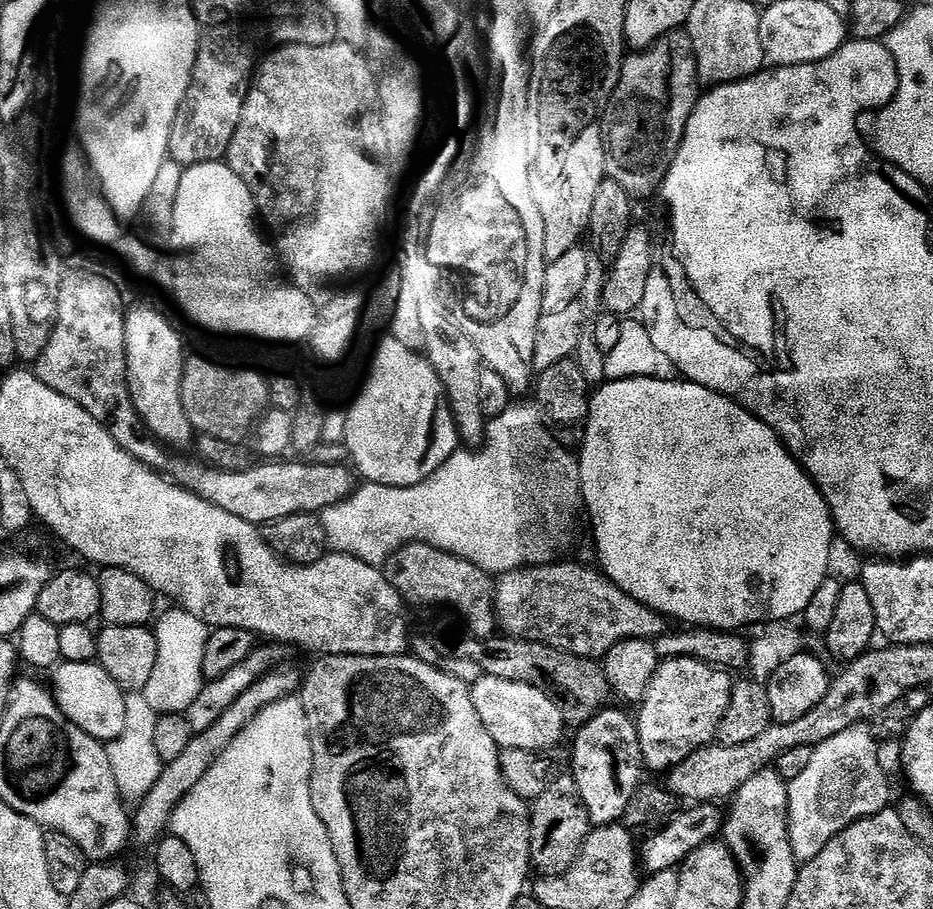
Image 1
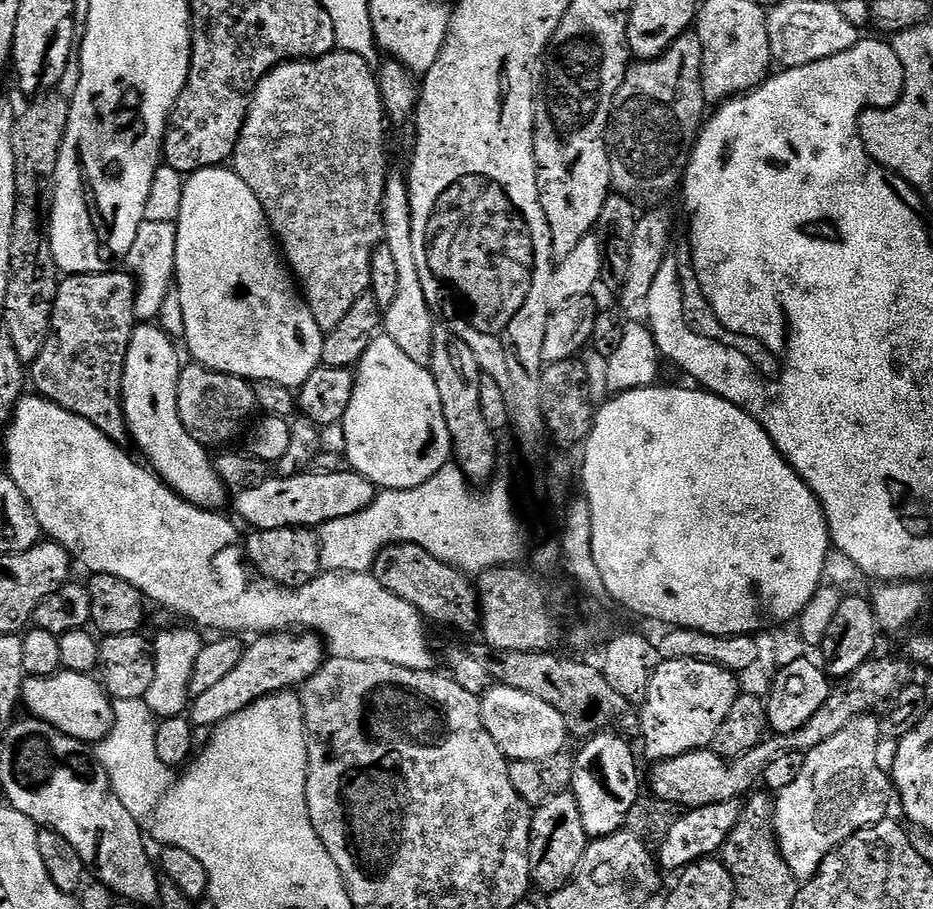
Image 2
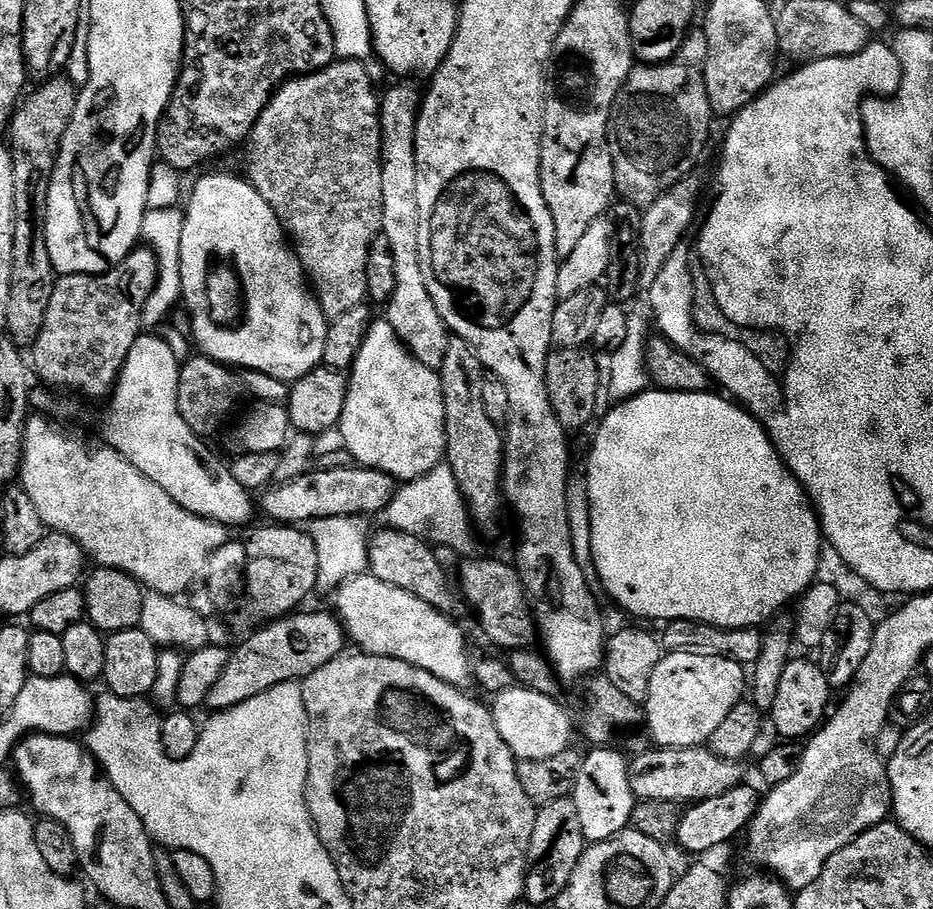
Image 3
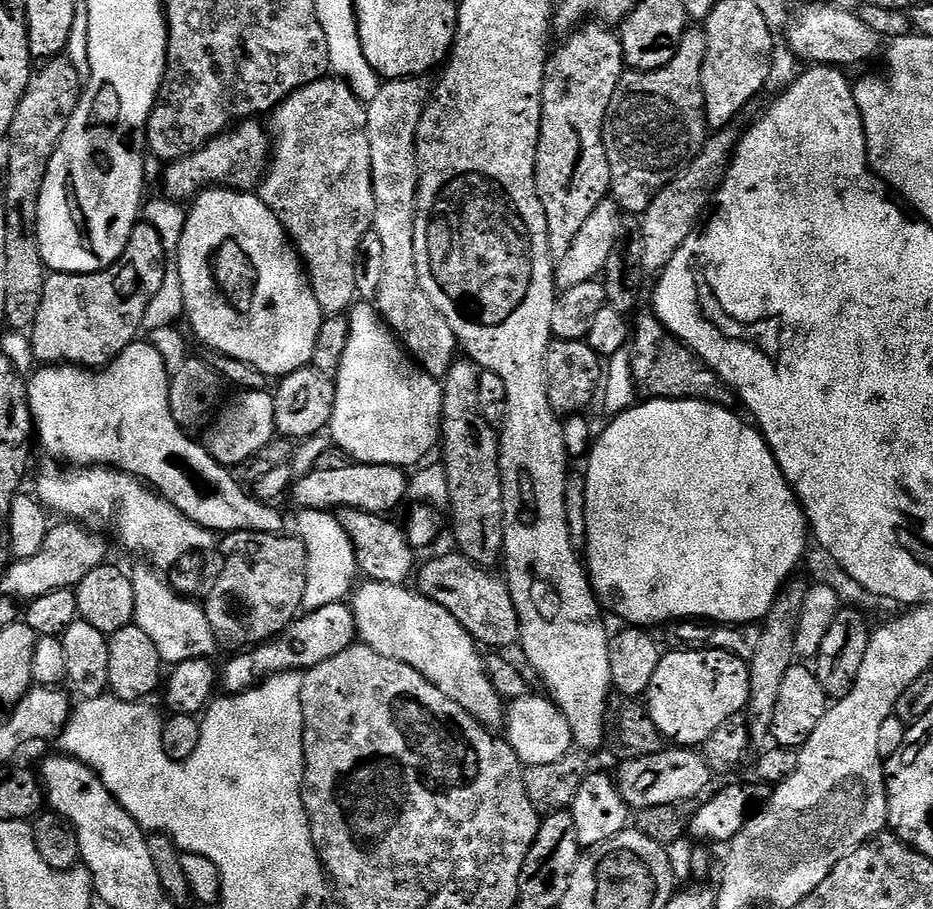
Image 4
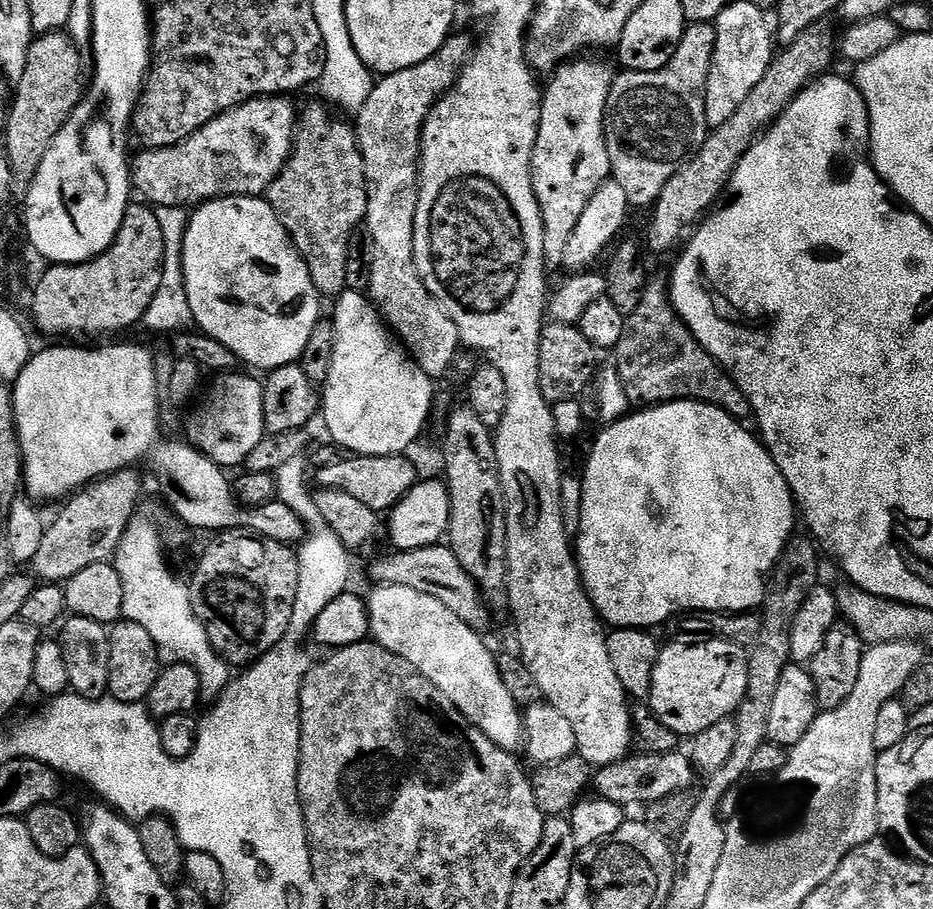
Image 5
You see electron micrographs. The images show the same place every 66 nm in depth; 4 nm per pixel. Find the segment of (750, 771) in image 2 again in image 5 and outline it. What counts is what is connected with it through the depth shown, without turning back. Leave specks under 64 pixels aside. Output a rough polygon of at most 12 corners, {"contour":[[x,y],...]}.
{"contour":[[683,751],[629,755],[596,768],[595,795],[653,804],[693,787]]}

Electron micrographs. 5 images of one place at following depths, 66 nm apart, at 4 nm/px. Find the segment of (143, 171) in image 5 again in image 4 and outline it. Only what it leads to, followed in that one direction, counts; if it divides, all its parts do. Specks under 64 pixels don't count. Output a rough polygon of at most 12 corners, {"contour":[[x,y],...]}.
{"contour":[[259,119],[225,130],[165,167],[163,195],[213,186],[252,192],[270,163]]}

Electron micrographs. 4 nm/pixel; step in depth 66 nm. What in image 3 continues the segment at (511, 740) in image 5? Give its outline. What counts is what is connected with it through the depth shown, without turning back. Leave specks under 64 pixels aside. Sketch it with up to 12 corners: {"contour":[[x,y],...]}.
{"contour":[[370,574],[335,589],[361,652],[470,680],[451,615]]}

